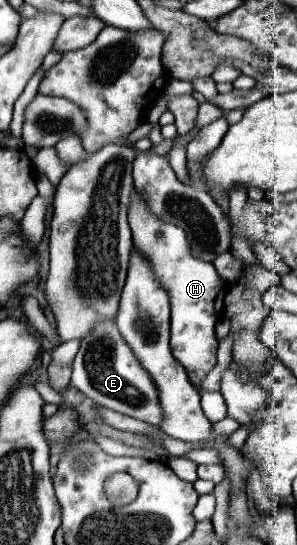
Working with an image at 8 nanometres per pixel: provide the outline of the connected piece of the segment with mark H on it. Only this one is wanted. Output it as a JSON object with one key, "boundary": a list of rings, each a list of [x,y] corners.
{"boundary":[[[134,191],[132,203],[128,211],[128,221],[132,229],[132,241],[136,249],[140,249],[144,255],[150,257],[152,267],[156,267],[156,273],[160,275],[160,281],[164,287],[168,287],[170,293],[170,307],[172,307],[172,331],[170,331],[170,347],[174,357],[184,365],[184,369],[190,375],[192,385],[202,395],[202,409],[208,415],[212,423],[224,419],[228,415],[224,397],[220,393],[206,393],[200,389],[200,379],[216,365],[216,347],[218,339],[214,335],[214,325],[222,315],[224,309],[224,293],[226,283],[218,277],[212,263],[204,263],[190,255],[188,241],[184,235],[184,229],[176,225],[166,225],[158,221],[148,207],[144,205],[142,197]]]}

